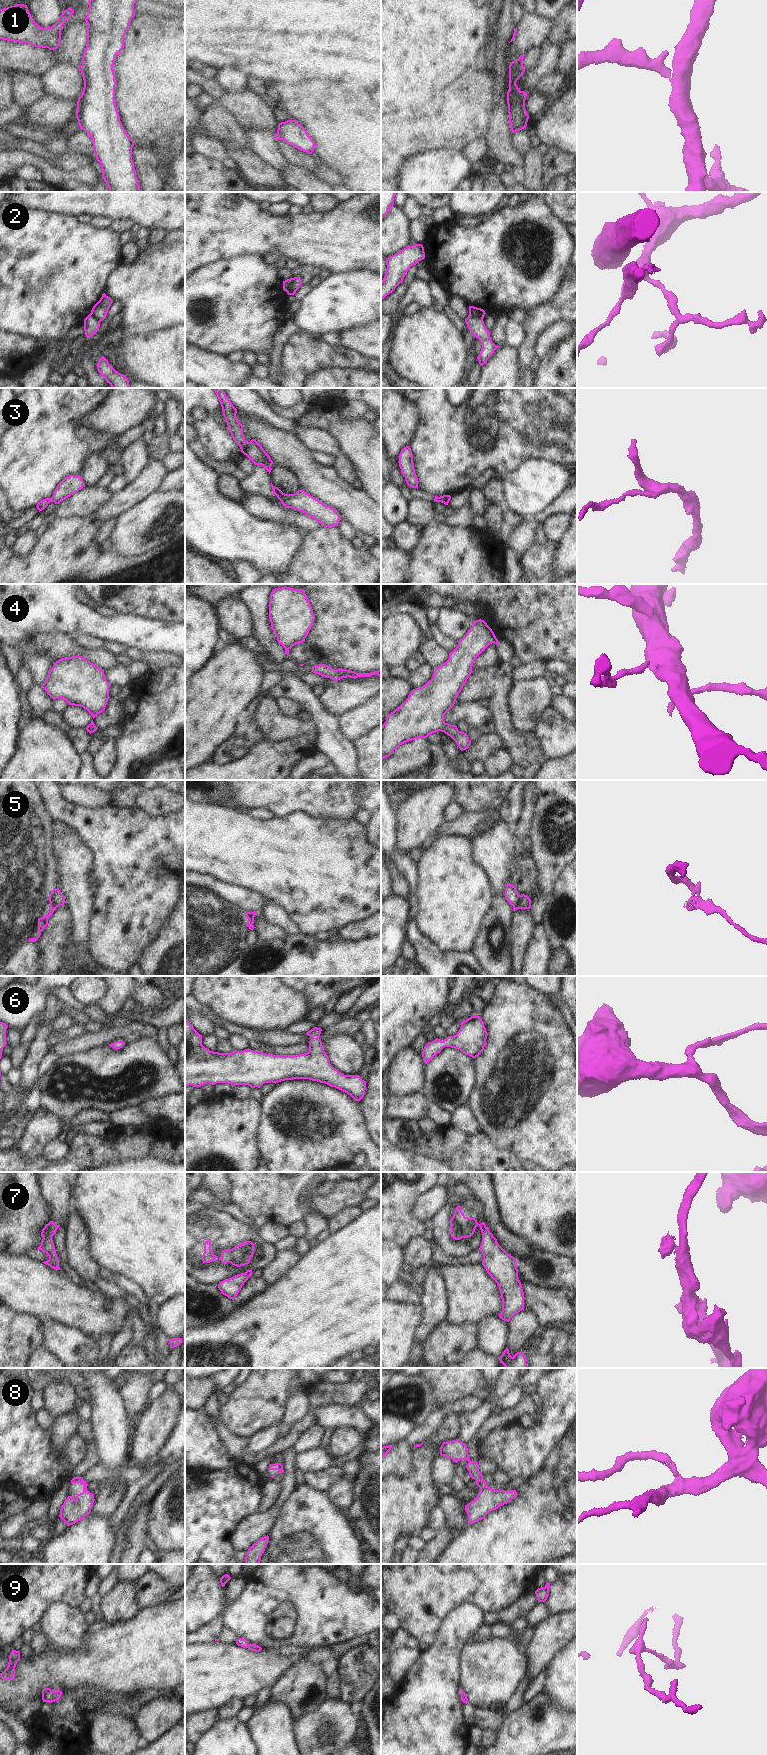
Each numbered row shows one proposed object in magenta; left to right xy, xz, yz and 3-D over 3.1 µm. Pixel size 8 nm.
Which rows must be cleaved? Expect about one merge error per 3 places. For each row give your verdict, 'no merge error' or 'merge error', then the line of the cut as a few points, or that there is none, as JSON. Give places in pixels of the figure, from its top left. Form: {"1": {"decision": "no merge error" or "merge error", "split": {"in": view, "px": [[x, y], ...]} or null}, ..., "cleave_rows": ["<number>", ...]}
{"1": {"decision": "merge error", "split": {"in": "xz", "px": [[276, 133], [278, 139]]}}, "2": {"decision": "merge error", "split": {"in": "xz", "px": [[293, 278], [287, 292]]}}, "3": {"decision": "no merge error", "split": null}, "4": {"decision": "no merge error", "split": null}, "5": {"decision": "merge error", "split": {"in": "yz", "px": [[520, 895], [519, 902], [513, 907]]}}, "6": {"decision": "no merge error", "split": null}, "7": {"decision": "merge error", "split": {"in": "xy", "px": [[42, 1229], [47, 1230], [52, 1235]]}}, "8": {"decision": "no merge error", "split": null}, "9": {"decision": "no merge error", "split": null}, "cleave_rows": ["1", "2", "5", "7"]}

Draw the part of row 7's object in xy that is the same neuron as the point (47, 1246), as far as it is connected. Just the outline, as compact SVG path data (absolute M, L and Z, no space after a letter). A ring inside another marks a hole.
M43 1229L41 1232L41 1236L43 1237L43 1239L41 1241L41 1245L37 1248L38 1250L43 1251L49 1256L49 1259L47 1261L44 1261L43 1263L50 1266L56 1271L61 1270L59 1267L59 1260L52 1240L53 1235L49 1231L44 1231Z

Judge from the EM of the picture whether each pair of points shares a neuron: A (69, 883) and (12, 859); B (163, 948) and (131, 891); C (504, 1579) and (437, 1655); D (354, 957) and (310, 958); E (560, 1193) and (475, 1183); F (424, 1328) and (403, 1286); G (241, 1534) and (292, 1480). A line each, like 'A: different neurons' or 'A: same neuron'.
A: different neurons
B: different neurons
C: different neurons
D: same neuron
E: different neurons
F: different neurons
G: same neuron

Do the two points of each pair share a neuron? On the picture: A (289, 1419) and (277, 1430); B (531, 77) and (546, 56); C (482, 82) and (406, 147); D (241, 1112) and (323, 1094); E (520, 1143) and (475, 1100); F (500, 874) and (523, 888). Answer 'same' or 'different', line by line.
A: different
B: same
C: different
D: different
E: same
F: different

